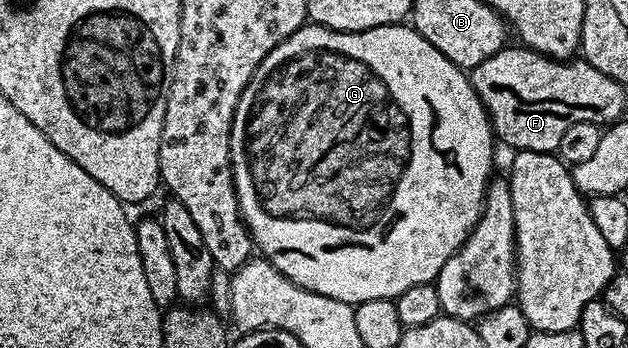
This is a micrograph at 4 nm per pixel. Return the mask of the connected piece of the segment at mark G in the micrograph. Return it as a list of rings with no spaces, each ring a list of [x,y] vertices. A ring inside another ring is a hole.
[[[305,23],[296,33],[289,35],[289,39],[277,43],[277,47],[273,47],[273,51],[269,51],[269,55],[265,55],[265,59],[261,59],[257,71],[249,79],[249,83],[237,103],[235,118],[231,121],[231,178],[235,184],[235,194],[239,200],[239,214],[243,216],[243,222],[247,224],[247,231],[251,235],[254,248],[258,252],[259,249],[263,252],[260,254],[266,261],[274,269],[281,271],[281,275],[285,275],[293,283],[297,283],[297,287],[308,289],[317,295],[325,295],[329,299],[343,300],[344,303],[351,306],[357,306],[362,301],[372,301],[373,299],[390,301],[400,297],[405,291],[409,291],[409,287],[429,285],[434,282],[441,267],[445,267],[448,259],[467,242],[467,237],[483,213],[483,200],[487,194],[487,186],[493,177],[491,164],[495,161],[495,145],[497,146],[497,138],[491,128],[491,121],[487,118],[487,109],[481,103],[477,91],[473,91],[470,76],[464,70],[457,68],[452,61],[445,59],[445,55],[441,55],[441,51],[437,51],[437,47],[433,47],[433,43],[421,39],[419,32],[410,24],[396,23],[372,29],[362,29],[360,33],[342,33],[336,29],[327,29],[323,25]],[[399,93],[403,93],[403,97],[411,97],[411,105],[415,105],[415,109],[411,109],[411,117],[415,117],[415,157],[411,157],[411,169],[407,169],[407,177],[403,177],[403,185],[399,185]]]

